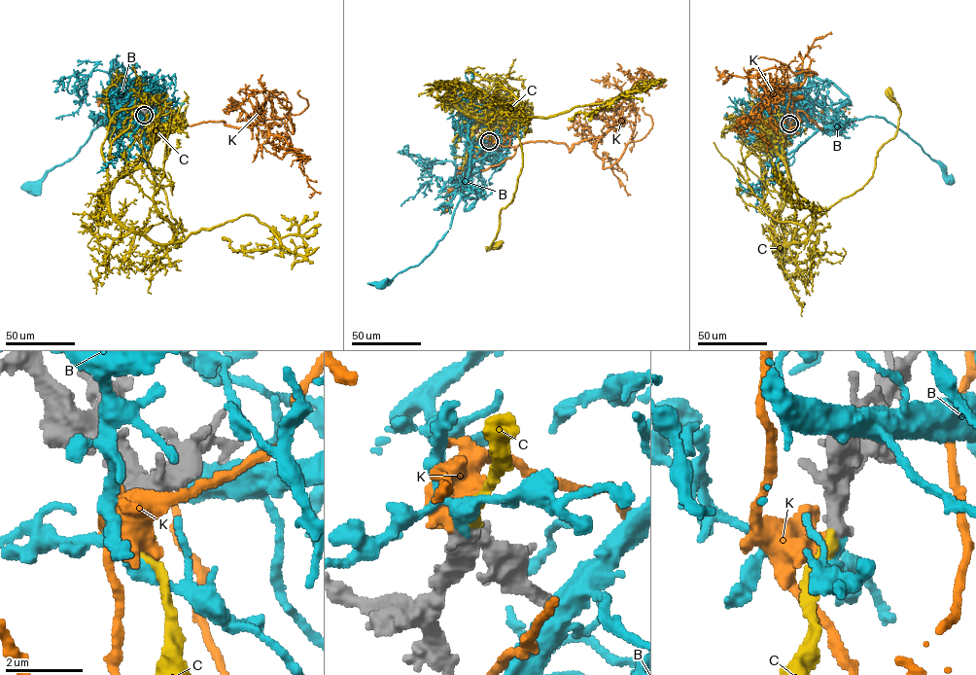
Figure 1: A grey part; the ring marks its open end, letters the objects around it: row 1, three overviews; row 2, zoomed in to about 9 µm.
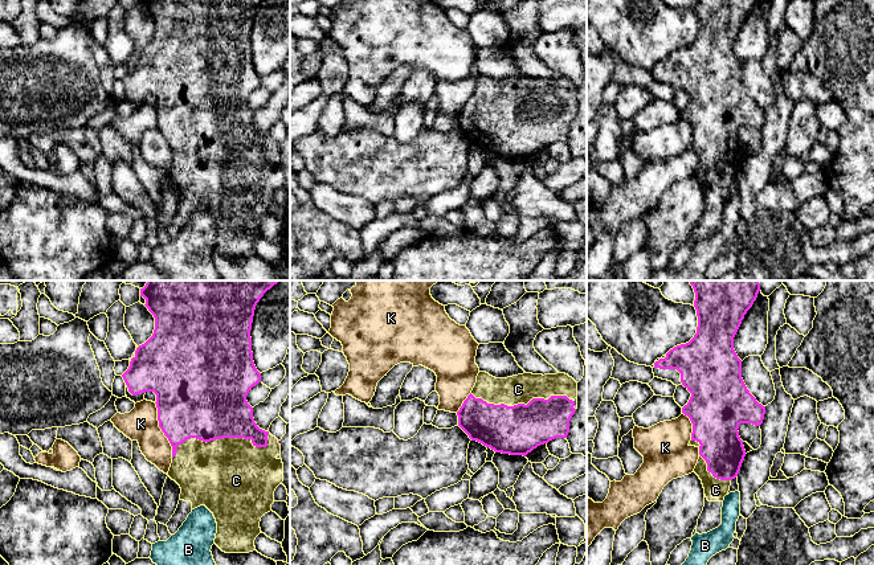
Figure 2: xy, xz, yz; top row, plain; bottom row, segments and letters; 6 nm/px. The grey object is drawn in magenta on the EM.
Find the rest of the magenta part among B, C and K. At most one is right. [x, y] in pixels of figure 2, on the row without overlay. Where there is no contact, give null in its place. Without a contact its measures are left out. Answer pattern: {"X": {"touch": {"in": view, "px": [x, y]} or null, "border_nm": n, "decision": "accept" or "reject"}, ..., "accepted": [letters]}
{"B": {"touch": null, "decision": "reject"}, "C": {"touch": {"in": "xy", "px": [221, 142]}, "border_nm": 600, "decision": "accept"}, "K": {"touch": {"in": "xy", "px": [162, 134]}, "border_nm": 360, "decision": "reject"}, "accepted": ["C"]}

